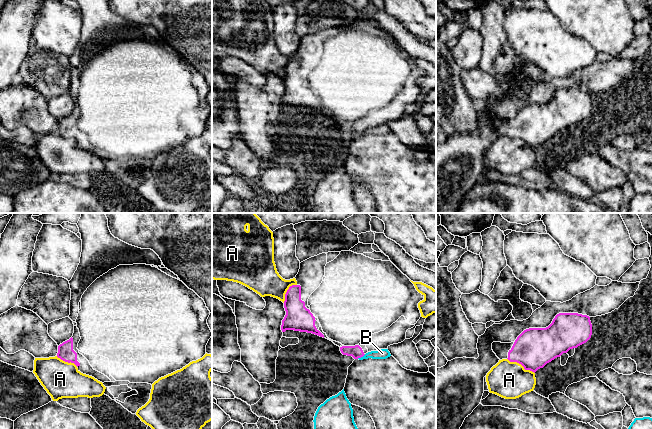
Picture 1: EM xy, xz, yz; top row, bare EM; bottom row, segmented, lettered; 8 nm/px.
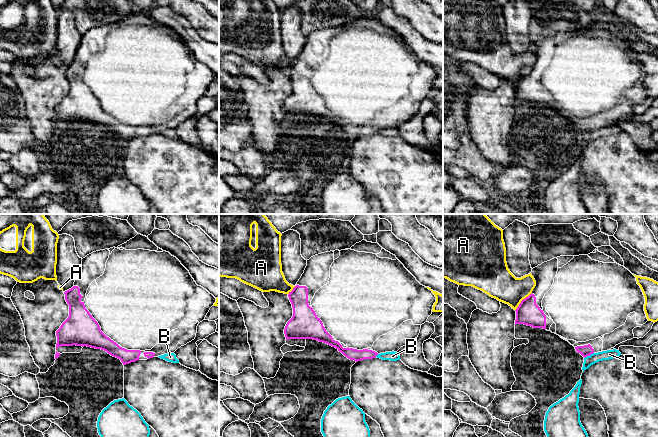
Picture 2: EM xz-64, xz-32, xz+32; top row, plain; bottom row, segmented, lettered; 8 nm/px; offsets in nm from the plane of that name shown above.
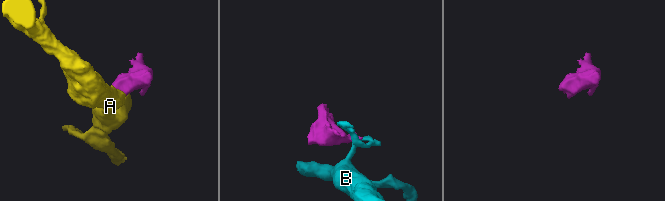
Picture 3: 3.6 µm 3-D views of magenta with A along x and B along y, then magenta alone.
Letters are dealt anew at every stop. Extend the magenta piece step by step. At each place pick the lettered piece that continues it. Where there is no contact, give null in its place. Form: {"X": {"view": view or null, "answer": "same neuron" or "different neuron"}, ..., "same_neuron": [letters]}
{"A": {"view": "yz", "answer": "different neuron"}, "B": {"view": "xz", "answer": "different neuron"}, "same_neuron": []}

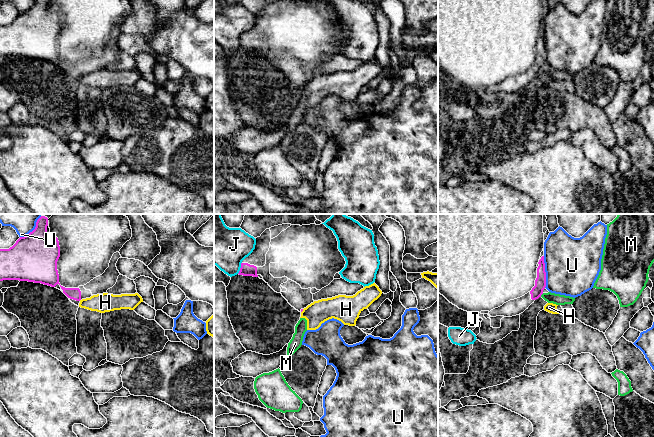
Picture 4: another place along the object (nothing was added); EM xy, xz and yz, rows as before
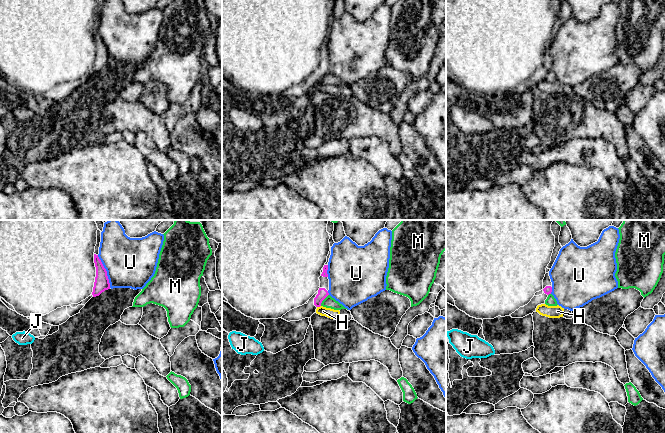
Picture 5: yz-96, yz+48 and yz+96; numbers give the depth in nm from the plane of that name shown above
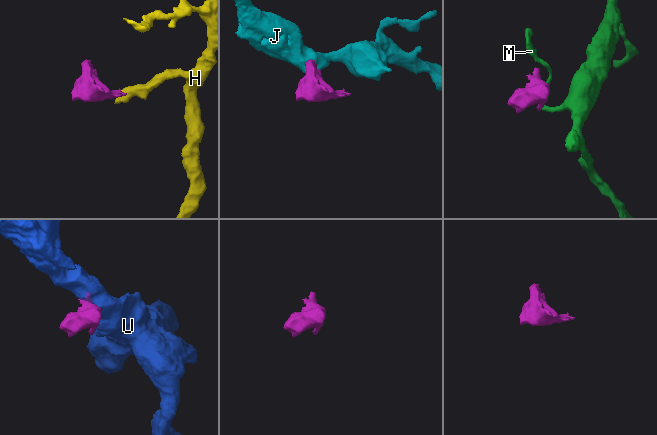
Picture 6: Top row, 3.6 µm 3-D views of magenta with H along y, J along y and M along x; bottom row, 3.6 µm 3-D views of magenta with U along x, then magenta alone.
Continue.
{"H": {"view": "xz", "answer": "different neuron"}, "J": {"view": "xz", "answer": "different neuron"}, "M": {"view": "yz", "answer": "different neuron"}, "U": {"view": "yz", "answer": "different neuron"}, "same_neuron": []}

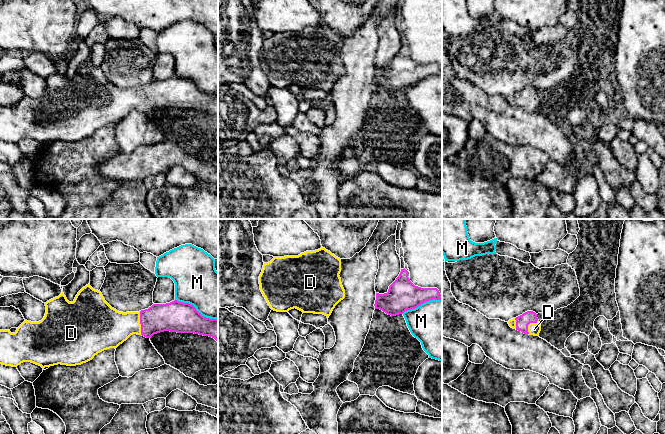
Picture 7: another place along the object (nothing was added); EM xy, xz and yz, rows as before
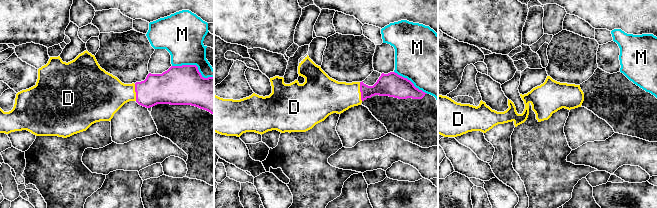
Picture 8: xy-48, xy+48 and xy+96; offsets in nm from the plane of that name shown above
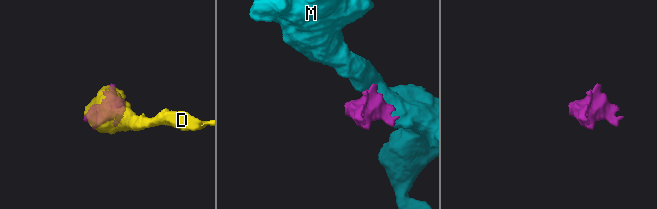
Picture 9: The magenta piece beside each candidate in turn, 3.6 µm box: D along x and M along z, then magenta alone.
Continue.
{"D": {"view": "xy", "answer": "same neuron"}, "M": {"view": "xy", "answer": "different neuron"}, "same_neuron": ["D"]}

